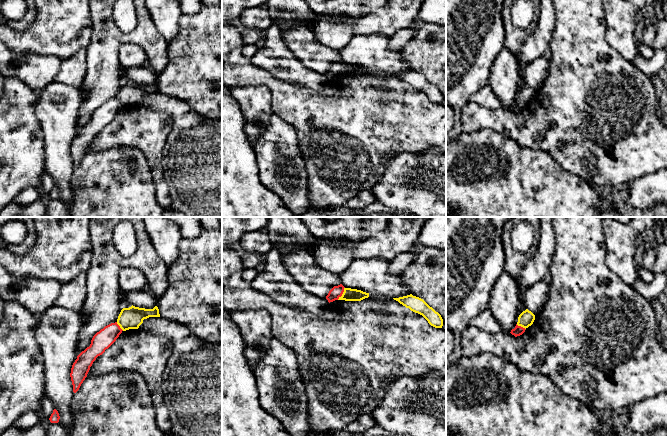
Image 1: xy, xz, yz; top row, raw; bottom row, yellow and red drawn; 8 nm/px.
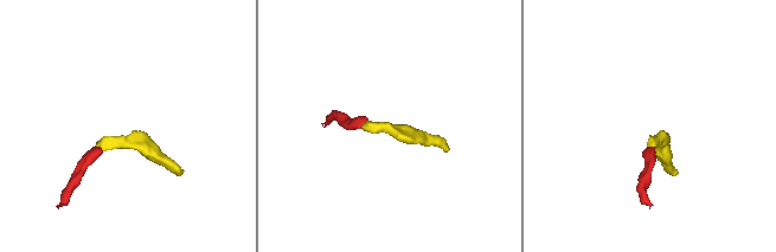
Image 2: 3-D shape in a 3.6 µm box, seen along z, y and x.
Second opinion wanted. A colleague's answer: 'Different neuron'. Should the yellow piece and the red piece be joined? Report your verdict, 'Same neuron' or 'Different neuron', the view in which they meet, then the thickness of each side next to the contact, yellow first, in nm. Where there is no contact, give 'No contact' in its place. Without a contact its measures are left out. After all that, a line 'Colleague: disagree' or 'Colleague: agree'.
Same neuron. Touches yellow in xz. Thickness 100 nm (yellow) against 90 nm
Colleague: disagree

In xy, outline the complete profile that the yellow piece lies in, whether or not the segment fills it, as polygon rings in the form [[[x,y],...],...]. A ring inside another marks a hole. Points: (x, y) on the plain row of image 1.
[[[132,81],[121,86],[115,99],[111,99],[97,108],[93,112],[90,122],[77,132],[72,141],[70,153],[73,168],[76,169],[79,166],[96,134],[102,131],[123,107],[138,105],[143,96],[149,93],[160,93],[157,82],[153,85],[145,85]]]

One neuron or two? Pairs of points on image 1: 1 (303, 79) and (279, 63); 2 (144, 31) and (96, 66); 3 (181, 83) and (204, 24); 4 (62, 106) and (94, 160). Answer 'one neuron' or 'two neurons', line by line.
1: one neuron
2: one neuron
3: one neuron
4: two neurons

